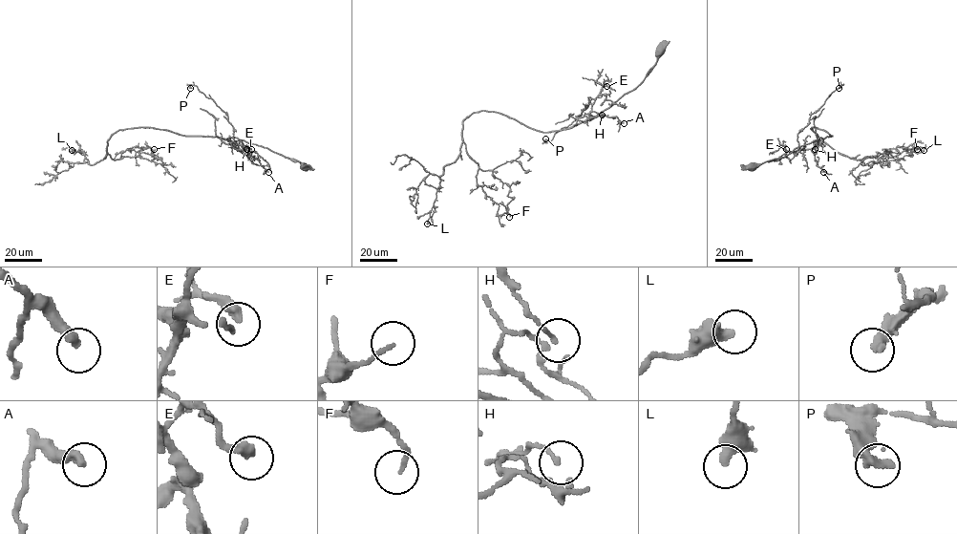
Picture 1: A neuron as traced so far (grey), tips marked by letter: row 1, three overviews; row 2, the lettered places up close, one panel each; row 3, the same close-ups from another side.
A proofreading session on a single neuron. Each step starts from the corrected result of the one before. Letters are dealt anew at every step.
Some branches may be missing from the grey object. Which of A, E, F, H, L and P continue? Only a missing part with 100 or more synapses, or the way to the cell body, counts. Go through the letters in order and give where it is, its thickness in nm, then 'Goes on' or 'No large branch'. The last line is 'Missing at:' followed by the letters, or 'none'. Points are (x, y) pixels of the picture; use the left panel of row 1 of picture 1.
A: Place: (268, 172). Thickness 320 nm. No large branch
E: Place: (251, 149). Thickness 340 nm. No large branch
F: Place: (154, 149). Thickness 110 nm. No large branch
H: Place: (246, 149). Thickness 100 nm. No large branch
L: Place: (72, 150). Thickness 320 nm. No large branch
P: Place: (190, 88). Thickness 360 nm. No large branch
Missing at: none

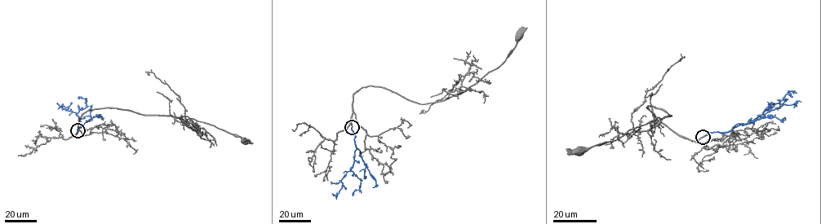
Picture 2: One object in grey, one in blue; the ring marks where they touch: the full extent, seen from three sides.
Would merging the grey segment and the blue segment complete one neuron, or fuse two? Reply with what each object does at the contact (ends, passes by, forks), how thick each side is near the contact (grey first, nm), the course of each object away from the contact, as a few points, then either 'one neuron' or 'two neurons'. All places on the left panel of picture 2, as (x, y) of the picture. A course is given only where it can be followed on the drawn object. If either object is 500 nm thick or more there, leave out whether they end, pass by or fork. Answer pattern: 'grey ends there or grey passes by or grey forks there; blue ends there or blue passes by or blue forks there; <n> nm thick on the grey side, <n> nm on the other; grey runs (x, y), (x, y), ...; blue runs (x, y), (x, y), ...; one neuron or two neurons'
grey ends there; blue ends there; 320 nm thick on the grey side, 360 nm on the other; grey runs (77, 130), (78, 120), (89, 110), (116, 107), (143, 115), (187, 116), (213, 125), (244, 140); blue runs (77, 130), (82, 125), (77, 113), (86, 106), (84, 98), (78, 98); one neuron

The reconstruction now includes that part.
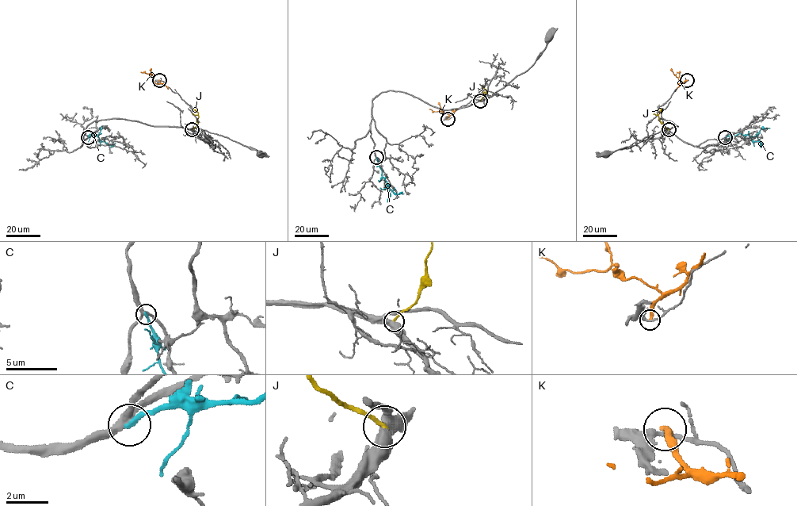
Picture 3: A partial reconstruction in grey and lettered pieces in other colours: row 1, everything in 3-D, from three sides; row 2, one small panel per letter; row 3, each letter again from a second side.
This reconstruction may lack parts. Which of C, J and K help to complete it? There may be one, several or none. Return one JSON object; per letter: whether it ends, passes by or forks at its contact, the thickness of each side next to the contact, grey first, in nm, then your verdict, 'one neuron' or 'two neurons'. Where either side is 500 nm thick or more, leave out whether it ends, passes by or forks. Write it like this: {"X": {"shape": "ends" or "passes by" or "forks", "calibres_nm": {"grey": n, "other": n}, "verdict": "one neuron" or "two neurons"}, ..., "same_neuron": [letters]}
{"C": {"shape": "ends", "calibres_nm": {"grey": 320, "other": 240}, "verdict": "two neurons"}, "J": {"calibres_nm": {"grey": 550, "other": 190}, "verdict": "two neurons"}, "K": {"shape": "ends", "calibres_nm": {"grey": 240, "other": 320}, "verdict": "two neurons"}, "same_neuron": []}

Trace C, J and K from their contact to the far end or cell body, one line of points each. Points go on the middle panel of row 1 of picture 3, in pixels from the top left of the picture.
C: (376, 157), (382, 176), (390, 189), (396, 194), (403, 193)
J: (480, 101), (486, 90), (482, 93)
K: (448, 119), (449, 115), (441, 110), (429, 109)

